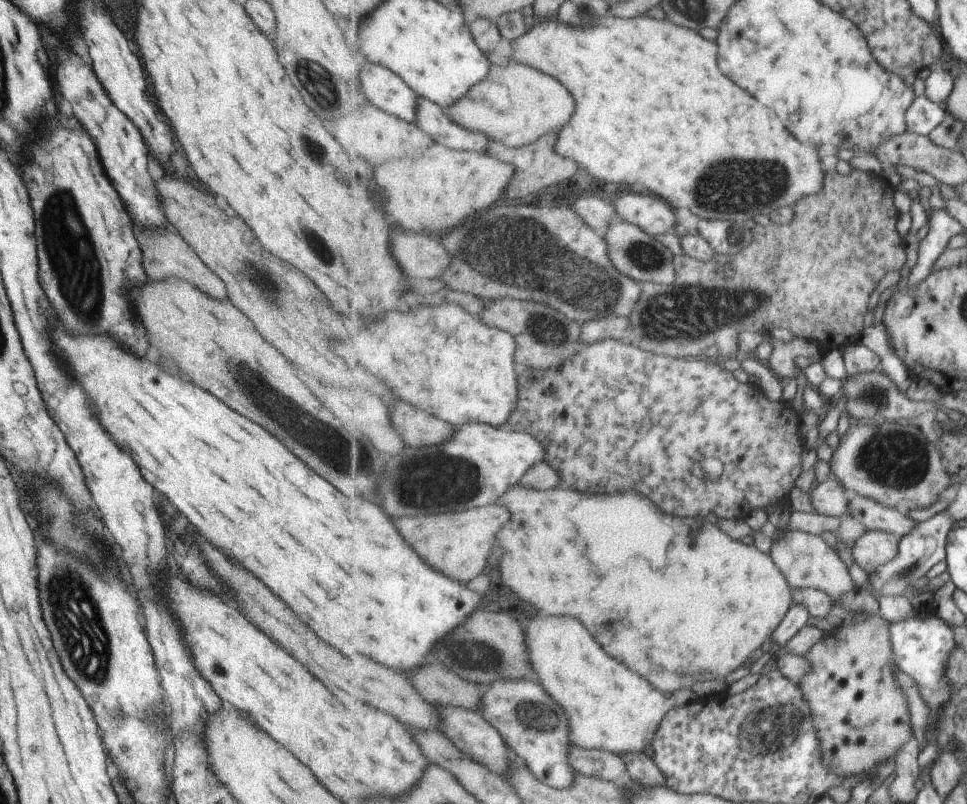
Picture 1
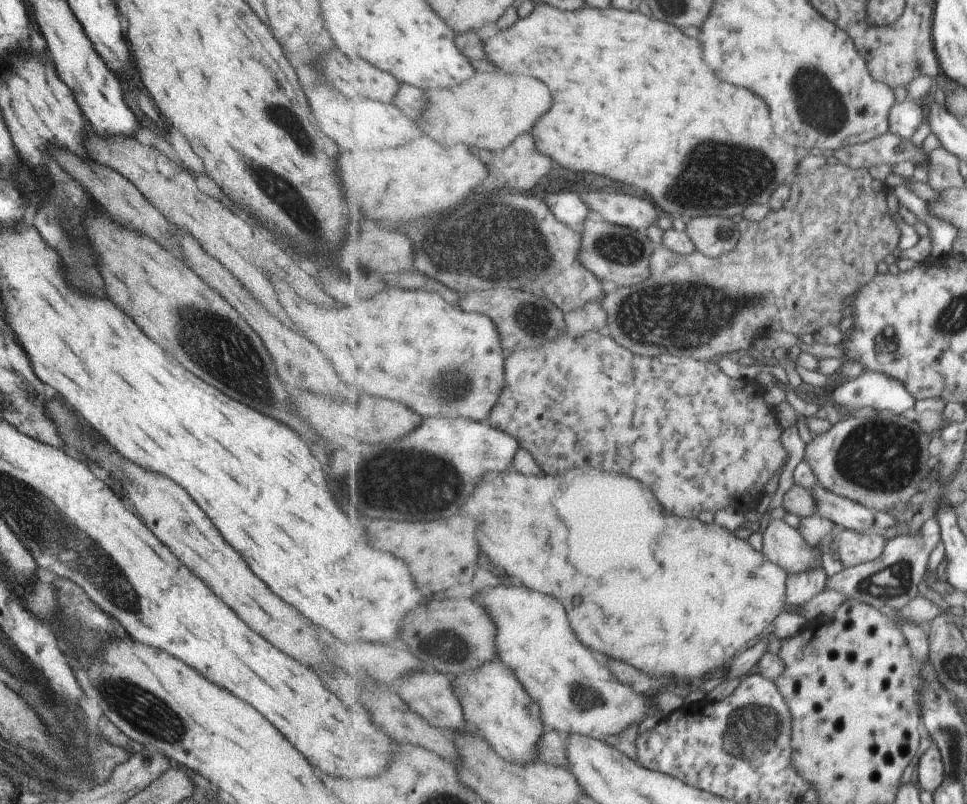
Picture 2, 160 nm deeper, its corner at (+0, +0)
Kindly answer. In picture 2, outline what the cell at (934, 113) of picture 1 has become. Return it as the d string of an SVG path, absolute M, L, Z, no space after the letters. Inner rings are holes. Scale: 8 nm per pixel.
M907 98L895 104L891 110L889 133L897 134L901 138L911 138L925 120L925 110L921 104Z

